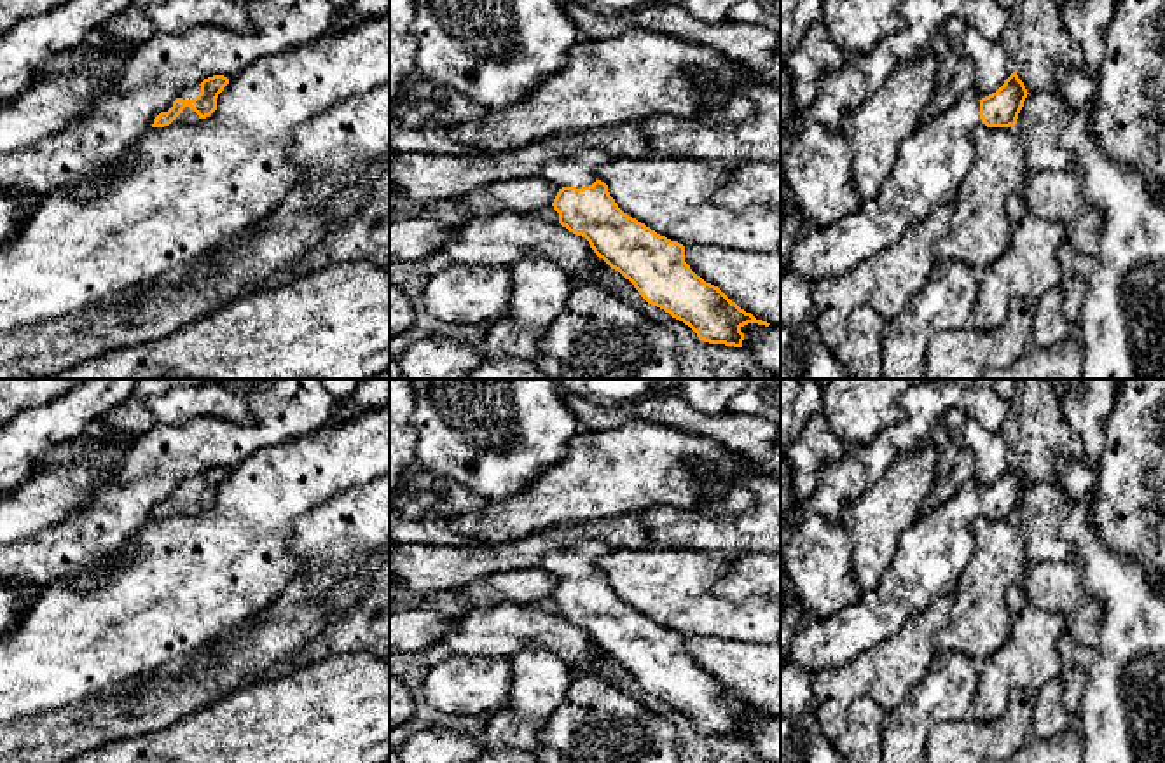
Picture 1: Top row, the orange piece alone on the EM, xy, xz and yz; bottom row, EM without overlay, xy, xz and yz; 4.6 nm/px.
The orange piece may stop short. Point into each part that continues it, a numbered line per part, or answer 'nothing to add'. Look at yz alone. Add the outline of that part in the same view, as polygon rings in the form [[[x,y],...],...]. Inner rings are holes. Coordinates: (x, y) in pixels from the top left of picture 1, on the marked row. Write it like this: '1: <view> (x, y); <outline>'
1: yz (930, 166); [[[976,89],[901,141],[880,194],[826,229],[810,229],[791,250],[788,271],[812,283],[842,276],[894,246],[903,232],[941,204],[952,204],[975,150],[969,134],[982,124]]]

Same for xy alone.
1: xy (189, 93); [[[197,84],[197,86],[194,86],[194,87],[183,89],[176,98],[192,100],[192,98],[196,98],[199,93],[201,93],[201,86]],[[175,98],[175,100],[176,100],[176,98]],[[173,100],[173,101],[175,101],[175,100]],[[171,101],[162,112],[168,112],[168,110],[173,107],[173,101]]]

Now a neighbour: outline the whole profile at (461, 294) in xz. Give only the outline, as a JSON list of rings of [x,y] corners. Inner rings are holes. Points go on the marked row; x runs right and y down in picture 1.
[[[451,264],[424,283],[423,302],[433,318],[445,323],[493,323],[508,311],[510,272],[505,267]]]

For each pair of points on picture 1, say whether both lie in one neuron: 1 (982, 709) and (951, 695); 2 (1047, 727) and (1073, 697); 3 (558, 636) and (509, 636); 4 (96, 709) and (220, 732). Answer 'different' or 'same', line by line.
1: different
2: different
3: same
4: different

